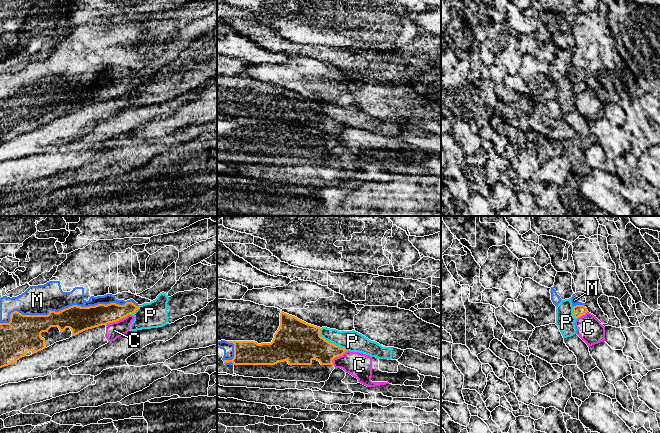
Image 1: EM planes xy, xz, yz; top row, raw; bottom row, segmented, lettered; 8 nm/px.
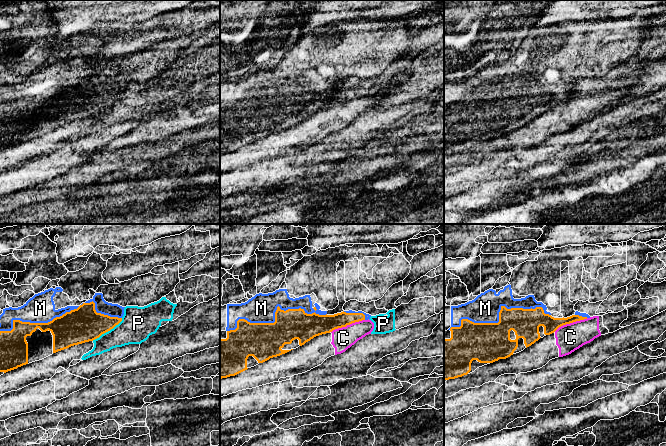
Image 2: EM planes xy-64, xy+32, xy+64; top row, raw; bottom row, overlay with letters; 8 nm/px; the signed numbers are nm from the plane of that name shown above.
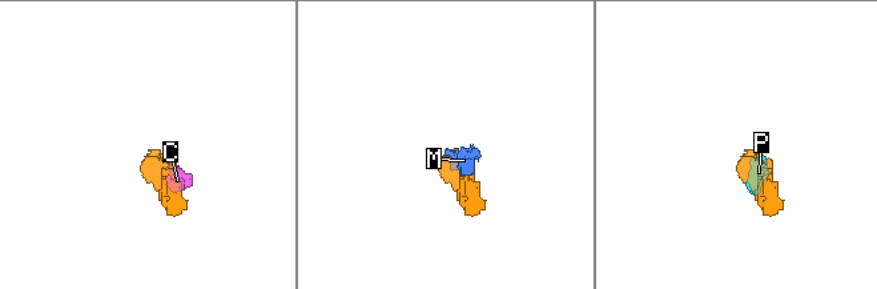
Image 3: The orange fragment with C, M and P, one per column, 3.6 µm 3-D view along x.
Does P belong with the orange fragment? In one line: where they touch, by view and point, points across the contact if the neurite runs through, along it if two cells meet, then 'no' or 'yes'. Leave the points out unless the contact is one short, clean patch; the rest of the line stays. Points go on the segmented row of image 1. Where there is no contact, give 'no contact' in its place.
meets orange in xz at (330, 342); no

